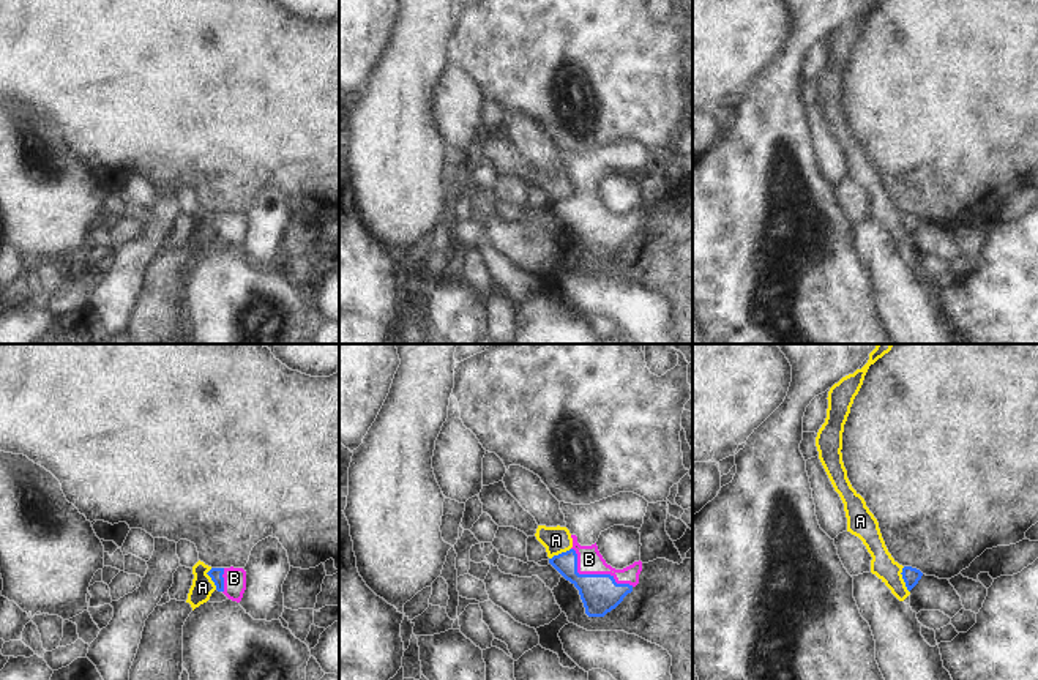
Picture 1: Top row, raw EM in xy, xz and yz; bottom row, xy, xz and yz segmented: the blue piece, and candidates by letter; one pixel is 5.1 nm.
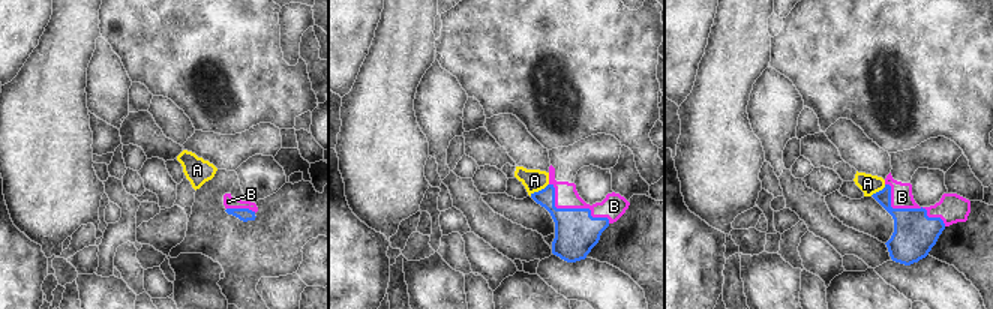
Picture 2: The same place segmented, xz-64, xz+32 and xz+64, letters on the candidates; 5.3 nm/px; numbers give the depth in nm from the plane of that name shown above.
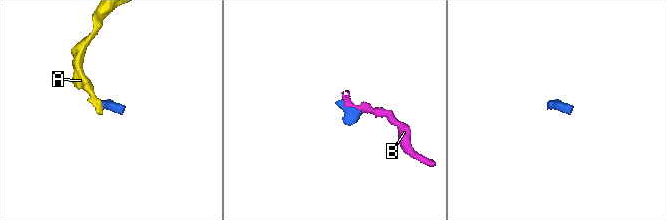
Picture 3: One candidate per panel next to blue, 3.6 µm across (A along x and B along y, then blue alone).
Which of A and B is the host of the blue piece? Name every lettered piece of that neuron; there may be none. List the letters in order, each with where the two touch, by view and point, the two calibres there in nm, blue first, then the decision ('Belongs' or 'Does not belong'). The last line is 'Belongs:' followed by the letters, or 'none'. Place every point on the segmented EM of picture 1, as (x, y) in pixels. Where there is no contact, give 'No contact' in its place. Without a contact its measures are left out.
A: Touches blue at yz (903, 578). Thickness 90 nm (blue) against 120 nm. Does not belong
B: Touches blue at xz (593, 575). Thickness 200 nm (blue) against 130 nm. Belongs
Belongs: B

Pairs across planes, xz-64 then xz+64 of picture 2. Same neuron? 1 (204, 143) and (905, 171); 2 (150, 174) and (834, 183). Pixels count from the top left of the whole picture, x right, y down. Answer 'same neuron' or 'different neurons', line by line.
1: same neuron
2: same neuron

